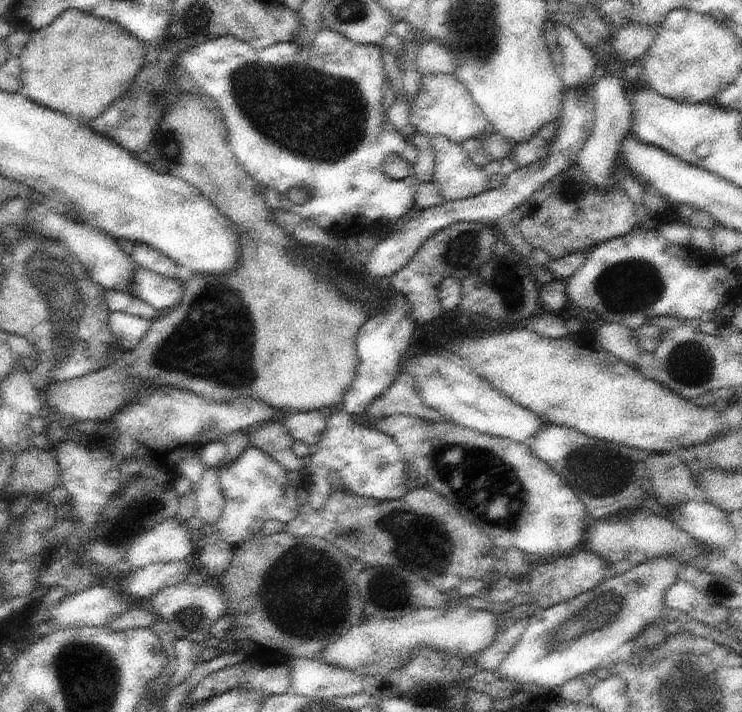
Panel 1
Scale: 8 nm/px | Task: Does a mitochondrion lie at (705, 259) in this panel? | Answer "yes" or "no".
no

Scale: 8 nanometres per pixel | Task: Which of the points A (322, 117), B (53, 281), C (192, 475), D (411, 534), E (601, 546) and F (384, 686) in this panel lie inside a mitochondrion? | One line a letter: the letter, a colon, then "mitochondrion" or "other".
A: mitochondrion
B: mitochondrion
C: other
D: mitochondrion
E: other
F: other

